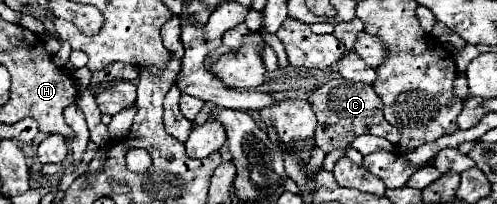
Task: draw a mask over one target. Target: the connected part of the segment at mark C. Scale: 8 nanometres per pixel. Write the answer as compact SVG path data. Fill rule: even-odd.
M331 79L323 87L311 93L309 103L317 115L317 131L315 131L315 141L317 147L325 153L333 149L345 149L353 143L355 137L359 135L377 135L393 145L399 143L399 131L385 121L383 111L381 111L381 99L373 91L371 85L365 83L349 83L345 79Z

